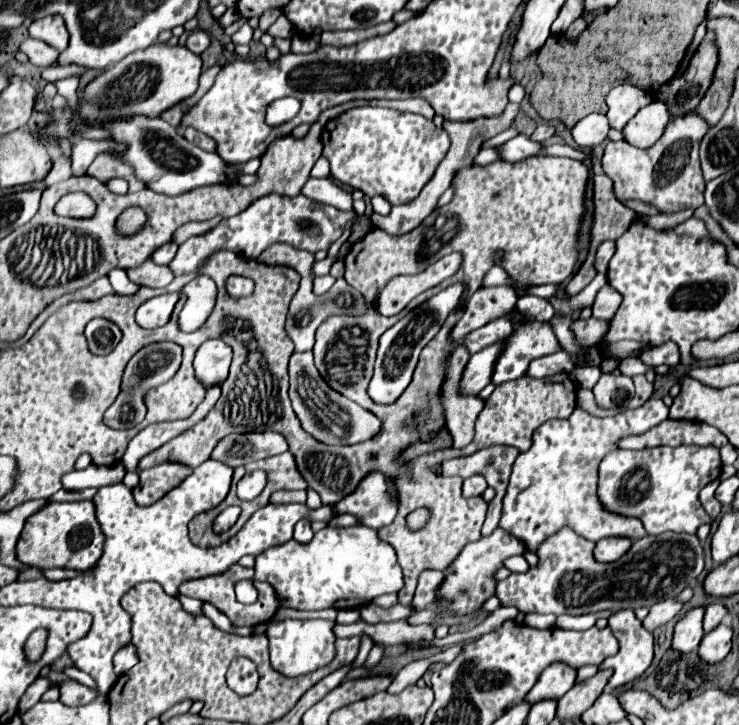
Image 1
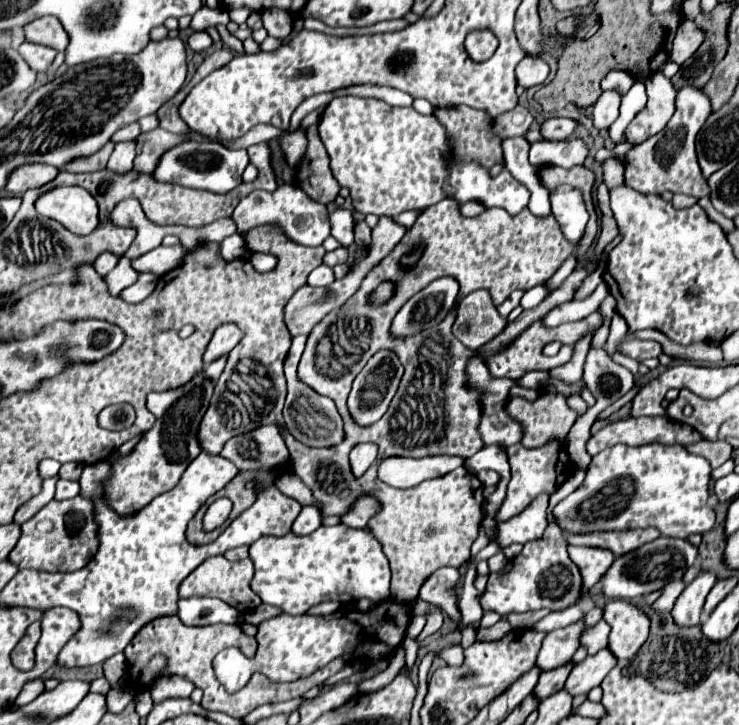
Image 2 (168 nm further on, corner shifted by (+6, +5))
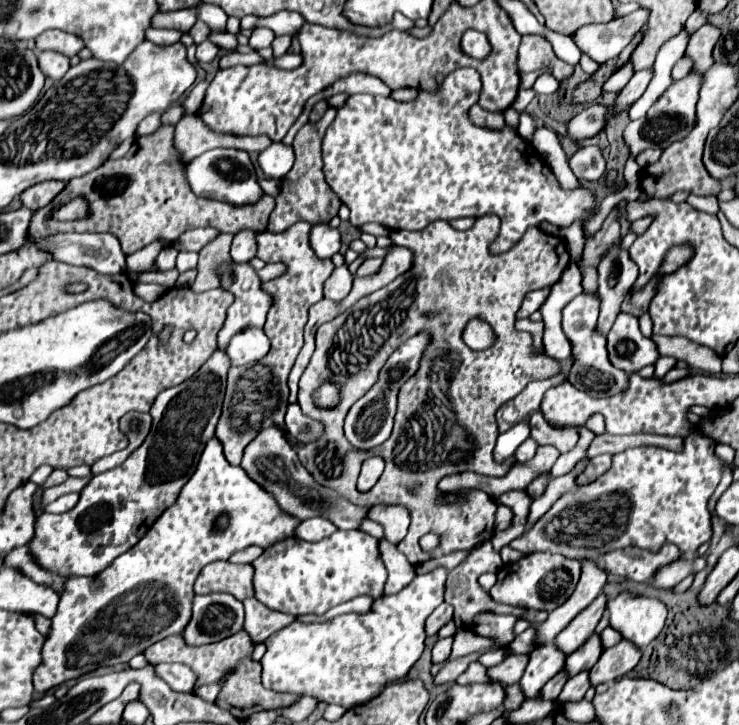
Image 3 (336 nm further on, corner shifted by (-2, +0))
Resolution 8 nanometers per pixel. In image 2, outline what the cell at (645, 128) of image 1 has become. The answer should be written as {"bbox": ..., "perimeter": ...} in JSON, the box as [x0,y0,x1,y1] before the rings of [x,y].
{"bbox":[625,73,677,143],"perimeter":[[[663,73],[651,75],[645,85],[649,101],[647,107],[639,115],[635,115],[635,119],[625,129],[625,139],[629,143],[643,143],[649,137],[657,135],[675,113],[677,91]]]}

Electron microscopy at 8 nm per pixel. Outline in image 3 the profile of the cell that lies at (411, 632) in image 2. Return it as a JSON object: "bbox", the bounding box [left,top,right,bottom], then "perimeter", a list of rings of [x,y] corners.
{"bbox":[425,604,453,636],"perimeter":[[[441,604],[425,622],[425,632],[427,636],[433,636],[439,632],[439,628],[443,628],[447,622],[453,620],[453,608],[449,604]]]}

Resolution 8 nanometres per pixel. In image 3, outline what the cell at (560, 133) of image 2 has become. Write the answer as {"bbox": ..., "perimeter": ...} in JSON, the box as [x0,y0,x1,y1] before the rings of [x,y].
{"bbox":[569,104,609,142],"perimeter":[[[591,104],[589,108],[585,108],[581,114],[577,114],[569,122],[569,138],[575,142],[583,142],[583,140],[595,136],[597,132],[601,132],[601,128],[605,126],[607,112],[609,110],[601,104]]]}

